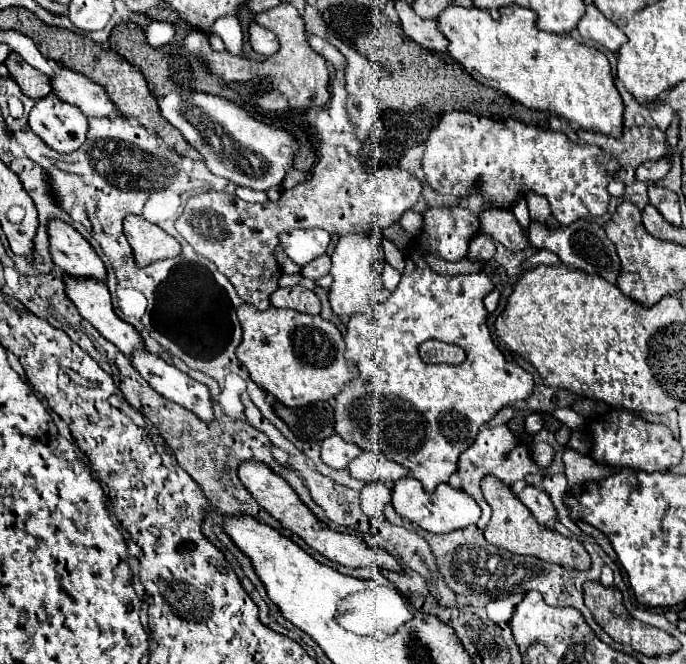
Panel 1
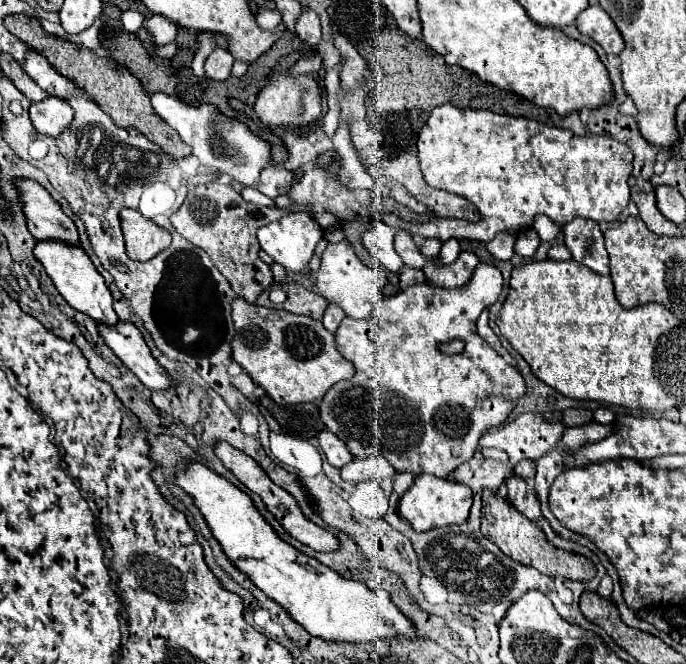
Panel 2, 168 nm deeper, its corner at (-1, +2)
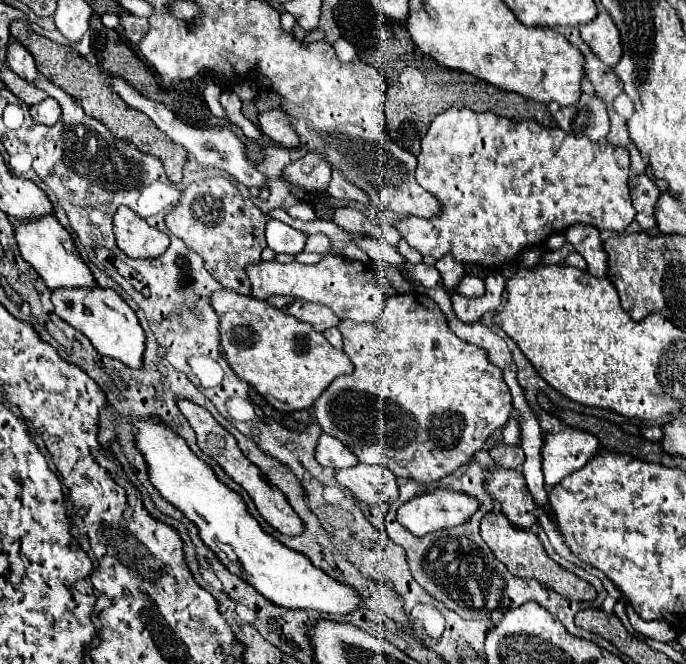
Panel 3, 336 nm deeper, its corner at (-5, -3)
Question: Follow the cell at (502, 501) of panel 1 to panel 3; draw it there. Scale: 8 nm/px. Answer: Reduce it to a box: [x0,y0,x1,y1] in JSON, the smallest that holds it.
[481,513,597,601]

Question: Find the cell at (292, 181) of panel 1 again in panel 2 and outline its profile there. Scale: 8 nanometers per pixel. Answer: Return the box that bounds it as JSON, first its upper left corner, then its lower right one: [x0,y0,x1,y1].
[257,164,295,198]

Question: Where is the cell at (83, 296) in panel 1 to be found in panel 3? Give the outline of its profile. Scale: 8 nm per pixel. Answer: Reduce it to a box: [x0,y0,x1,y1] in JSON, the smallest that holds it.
[13,215,97,289]

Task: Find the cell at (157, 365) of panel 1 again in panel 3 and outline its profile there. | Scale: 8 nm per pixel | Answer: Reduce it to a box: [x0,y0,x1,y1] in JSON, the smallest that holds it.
[51,285,145,367]

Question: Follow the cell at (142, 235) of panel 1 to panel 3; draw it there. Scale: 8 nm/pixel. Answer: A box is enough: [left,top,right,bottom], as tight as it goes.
[113,207,169,259]

